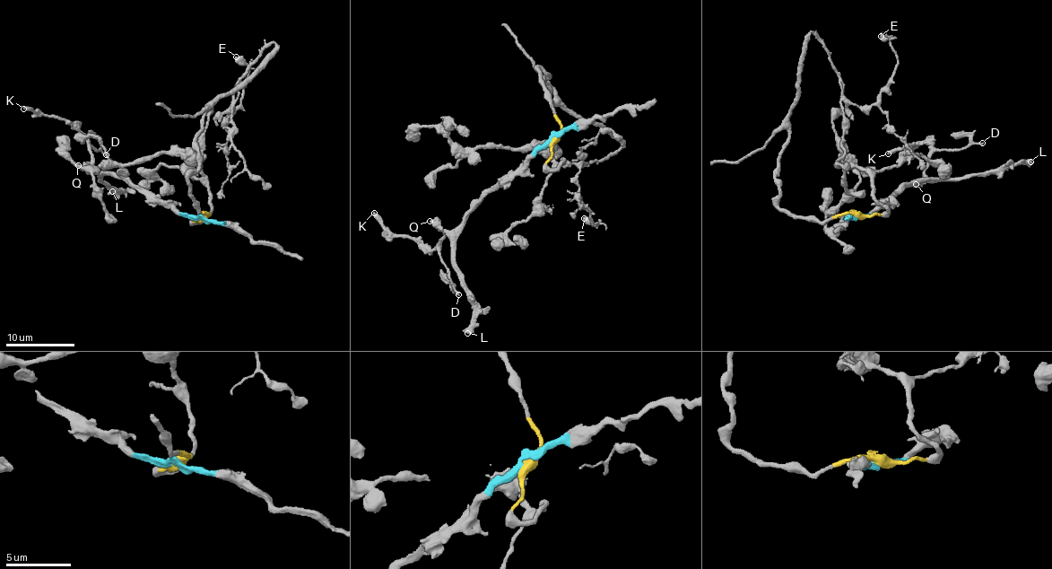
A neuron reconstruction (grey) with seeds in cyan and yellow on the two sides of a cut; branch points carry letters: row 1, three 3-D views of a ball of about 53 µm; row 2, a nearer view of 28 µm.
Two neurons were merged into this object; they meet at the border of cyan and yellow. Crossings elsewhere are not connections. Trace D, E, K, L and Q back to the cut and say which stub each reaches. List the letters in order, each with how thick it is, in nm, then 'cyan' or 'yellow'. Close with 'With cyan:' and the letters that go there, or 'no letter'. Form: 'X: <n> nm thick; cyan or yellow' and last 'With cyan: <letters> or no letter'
D: 180 nm thick; cyan
E: 600 nm thick; yellow
K: 360 nm thick; cyan
L: 650 nm thick; cyan
Q: 400 nm thick; cyan
With cyan: D, K, L, Q

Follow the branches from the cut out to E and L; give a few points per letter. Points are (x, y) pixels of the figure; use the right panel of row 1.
E: (856, 215), (788, 215), (775, 170), (808, 34), (846, 98), (870, 106), (898, 63), (881, 35)
L: (856, 217), (885, 205), (894, 194), (921, 179), (963, 179), (1030, 161)

